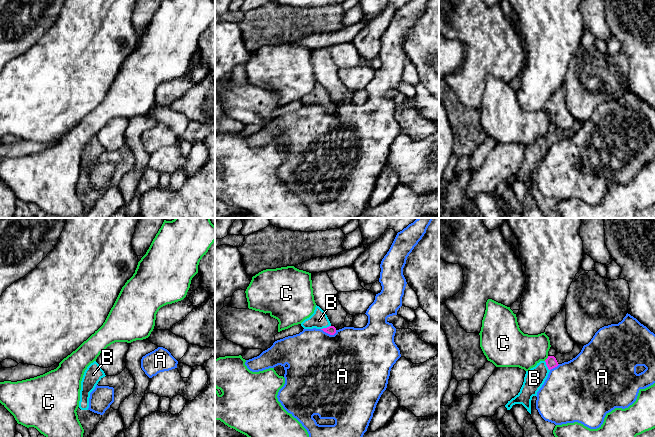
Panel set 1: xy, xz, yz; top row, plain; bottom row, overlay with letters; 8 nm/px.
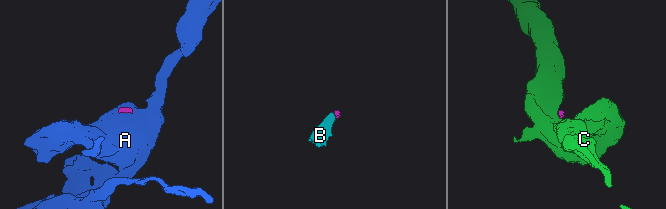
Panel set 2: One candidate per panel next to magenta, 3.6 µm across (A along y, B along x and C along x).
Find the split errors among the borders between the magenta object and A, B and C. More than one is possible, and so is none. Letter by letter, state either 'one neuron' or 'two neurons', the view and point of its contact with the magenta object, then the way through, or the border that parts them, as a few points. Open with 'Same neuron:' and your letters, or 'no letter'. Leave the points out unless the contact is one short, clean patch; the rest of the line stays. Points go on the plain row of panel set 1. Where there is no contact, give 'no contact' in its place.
Same neuron: B
A: two neurons; meets magenta in xz at (328, 109); border along xz (320, 105), (330, 110), (336, 108)
B: one neuron; meets magenta in xz at (325, 104); runs through xz (331, 106), (325, 104), (319, 96)
C: two neurons; meets magenta in yz at (547, 134); border along yz (548, 132), (544, 136)

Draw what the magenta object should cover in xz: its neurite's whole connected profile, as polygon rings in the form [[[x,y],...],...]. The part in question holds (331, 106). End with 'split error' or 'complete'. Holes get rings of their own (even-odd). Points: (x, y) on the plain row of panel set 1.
[[[316,81],[314,89],[307,95],[305,95],[301,102],[304,105],[321,105],[324,108],[334,111],[336,109],[336,104],[331,101],[326,89]]]; split error

